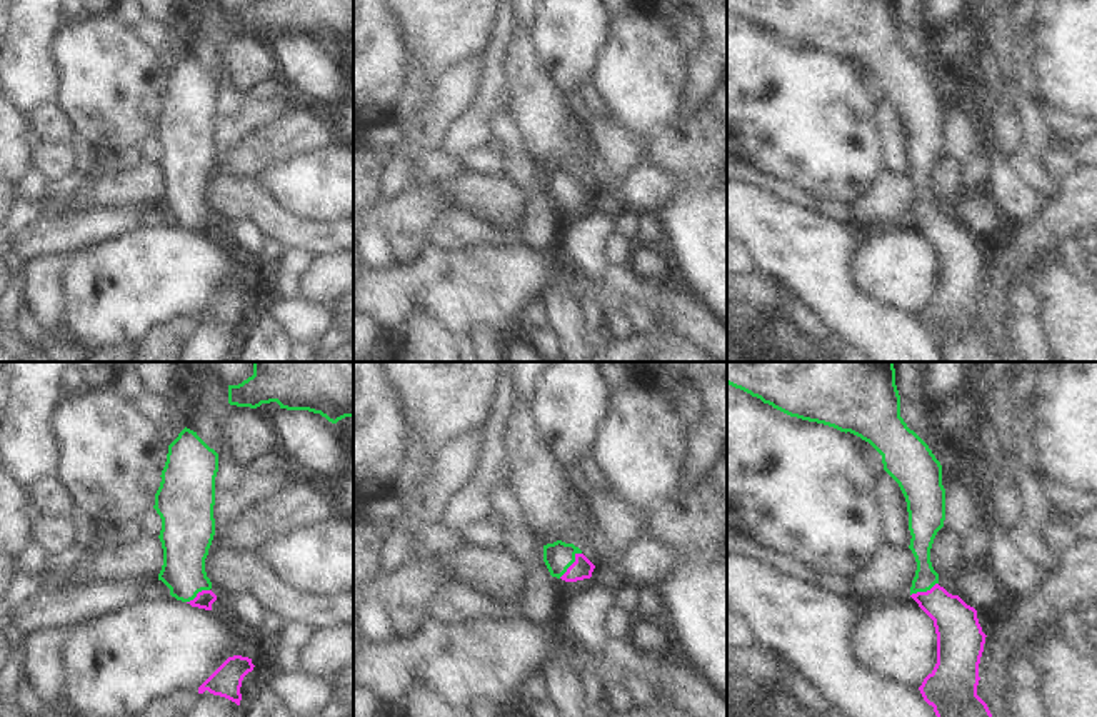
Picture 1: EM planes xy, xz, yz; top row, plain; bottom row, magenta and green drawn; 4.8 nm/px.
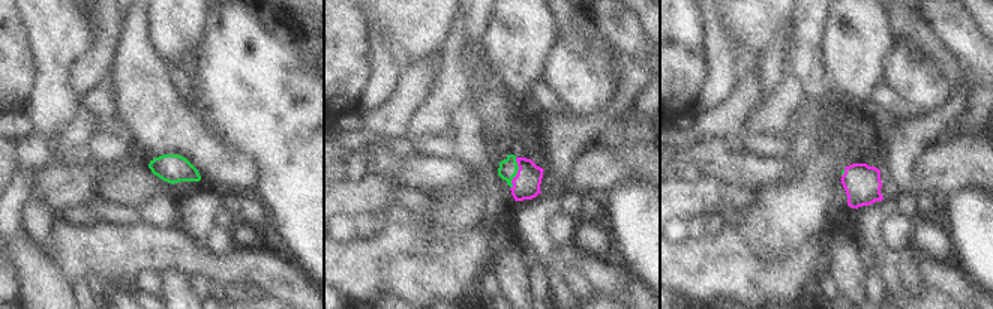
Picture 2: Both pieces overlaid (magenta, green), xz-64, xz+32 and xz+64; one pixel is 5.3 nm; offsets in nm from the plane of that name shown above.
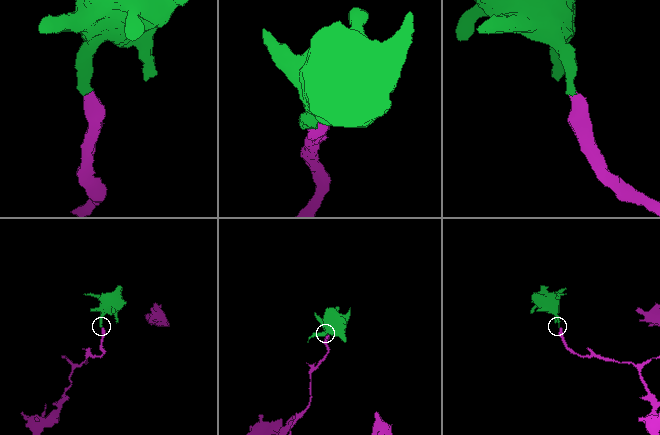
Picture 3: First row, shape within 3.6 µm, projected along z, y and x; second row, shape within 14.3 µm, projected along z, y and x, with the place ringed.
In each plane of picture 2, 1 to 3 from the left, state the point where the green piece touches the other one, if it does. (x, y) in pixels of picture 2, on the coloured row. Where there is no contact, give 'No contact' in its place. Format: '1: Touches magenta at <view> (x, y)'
1: No contact
2: Touches magenta at xz+32 (518, 173)
3: Touches magenta at xz+64 (845, 173).

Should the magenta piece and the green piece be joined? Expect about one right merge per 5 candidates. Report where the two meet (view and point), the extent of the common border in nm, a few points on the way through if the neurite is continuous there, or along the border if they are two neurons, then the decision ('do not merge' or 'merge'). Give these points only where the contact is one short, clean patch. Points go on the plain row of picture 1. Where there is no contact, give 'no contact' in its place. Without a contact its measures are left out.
xz (572, 190) | 170 nm | across xz (582, 194), (572, 190), (559, 182) | merge

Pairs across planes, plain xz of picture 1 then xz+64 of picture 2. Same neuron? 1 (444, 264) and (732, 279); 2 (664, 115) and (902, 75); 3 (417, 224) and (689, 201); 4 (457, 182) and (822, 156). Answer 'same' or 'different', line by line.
1: same
2: same
3: same
4: different

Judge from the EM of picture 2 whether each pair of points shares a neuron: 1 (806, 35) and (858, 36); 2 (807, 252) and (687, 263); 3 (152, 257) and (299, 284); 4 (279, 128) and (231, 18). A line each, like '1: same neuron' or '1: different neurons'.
1: different neurons
2: same neuron
3: same neuron
4: same neuron

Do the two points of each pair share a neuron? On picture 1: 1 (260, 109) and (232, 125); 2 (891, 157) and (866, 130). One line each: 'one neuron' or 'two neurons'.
1: one neuron
2: two neurons

